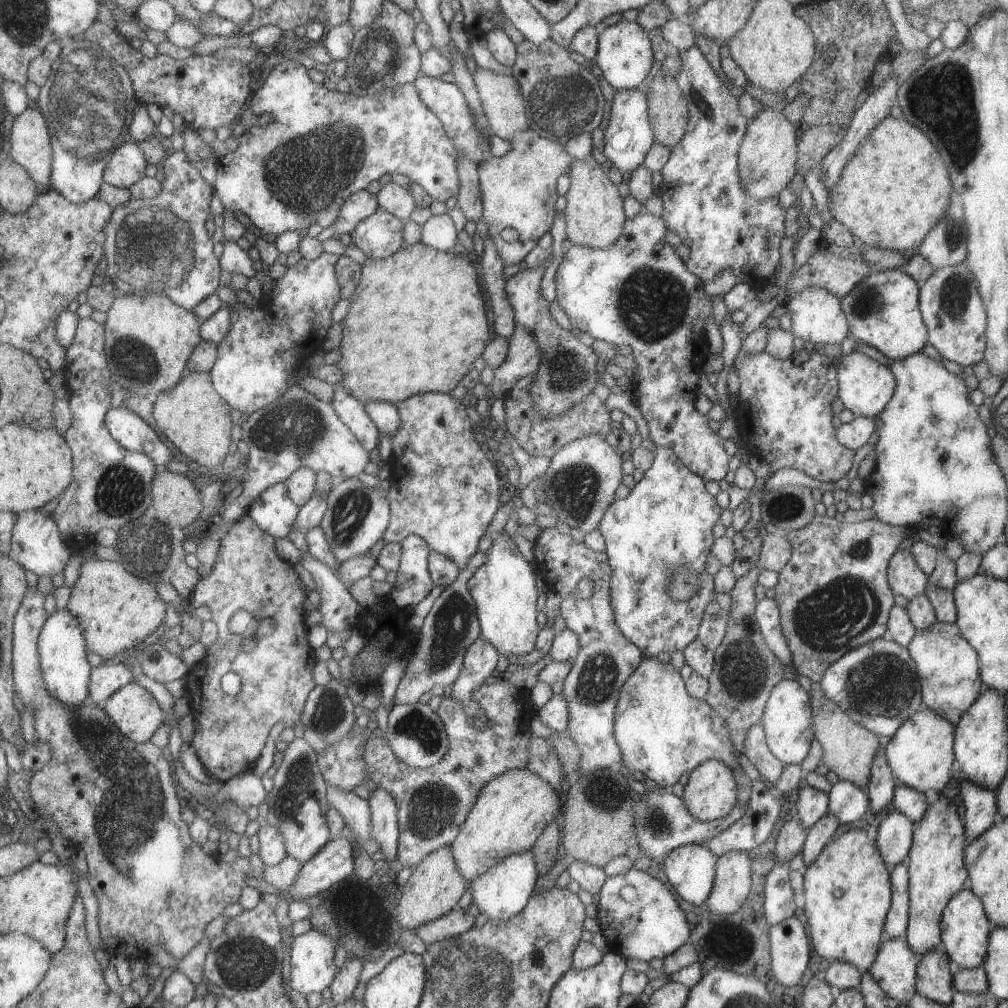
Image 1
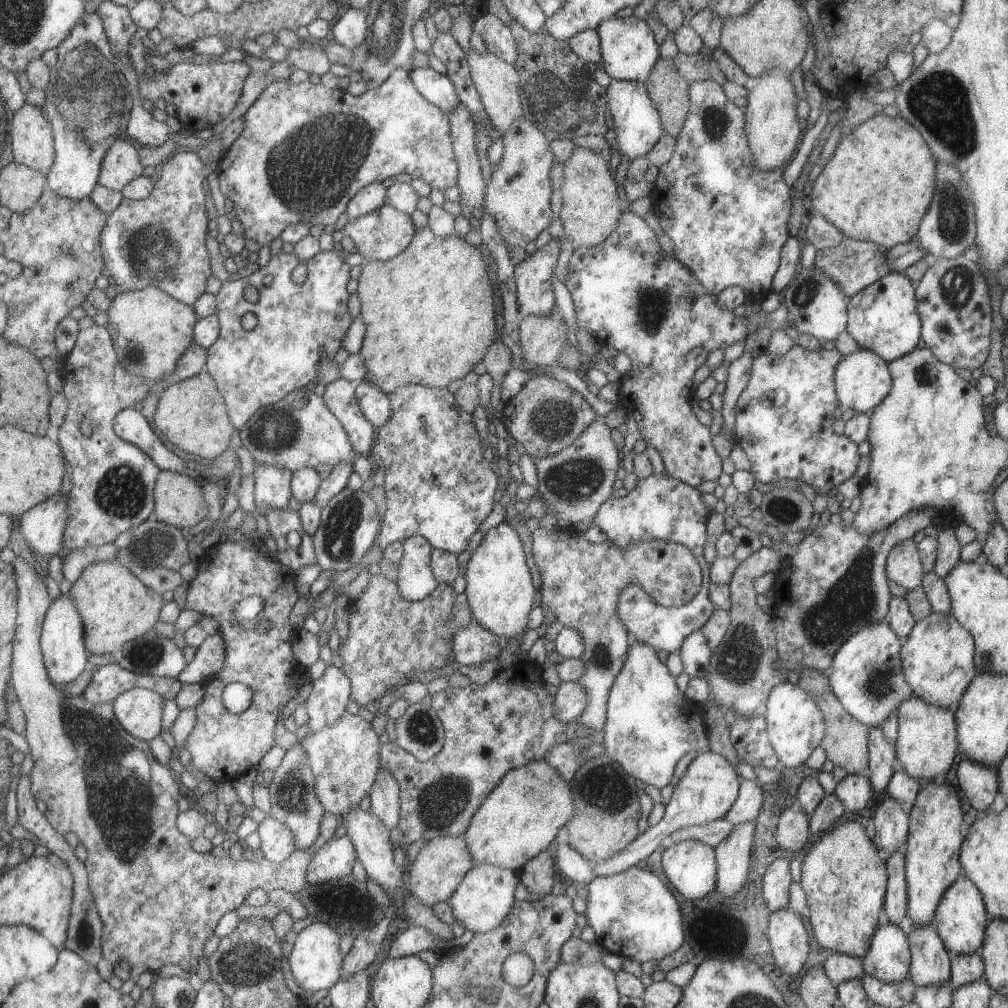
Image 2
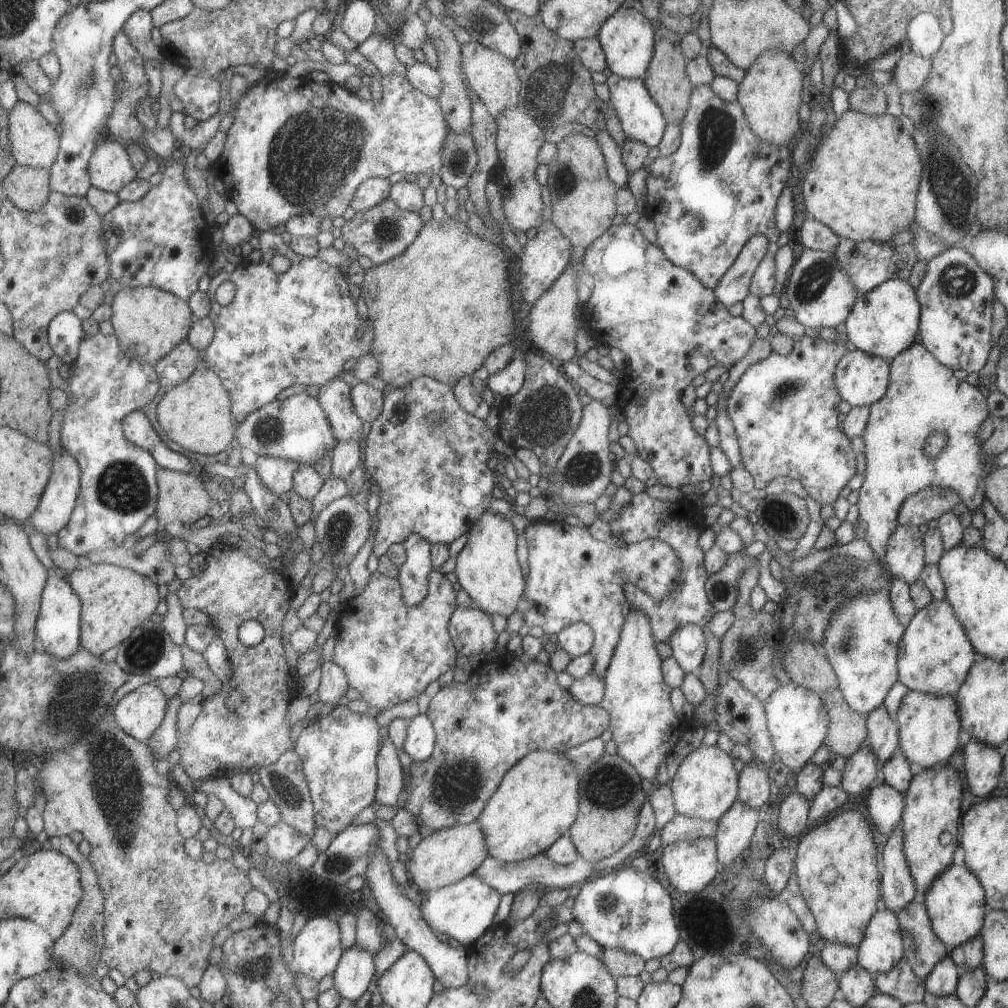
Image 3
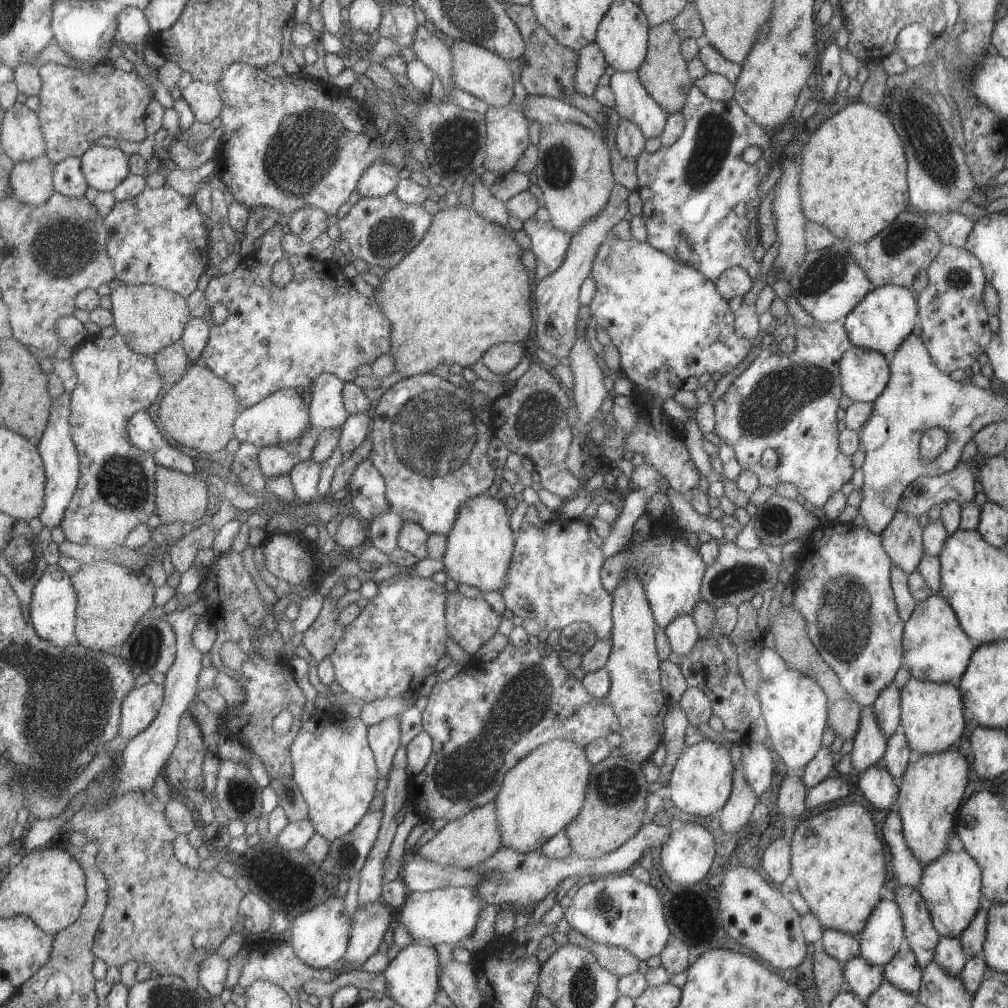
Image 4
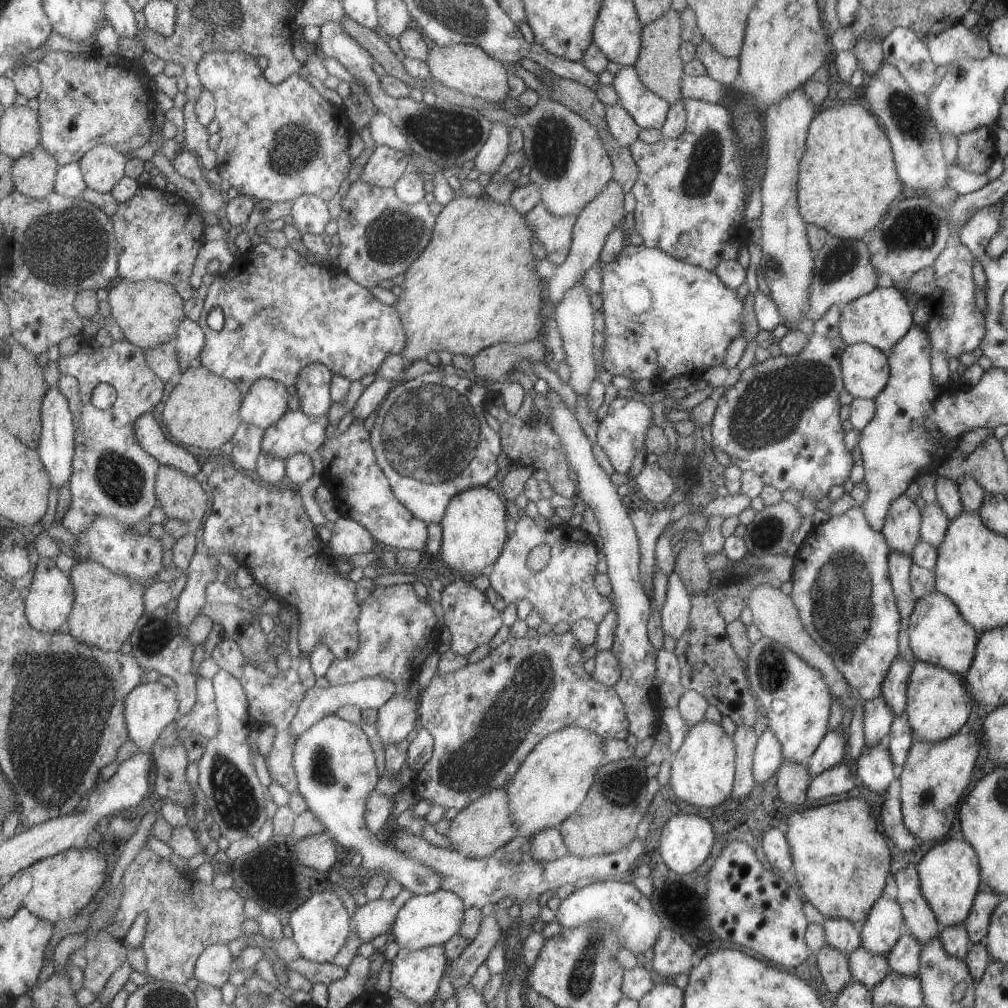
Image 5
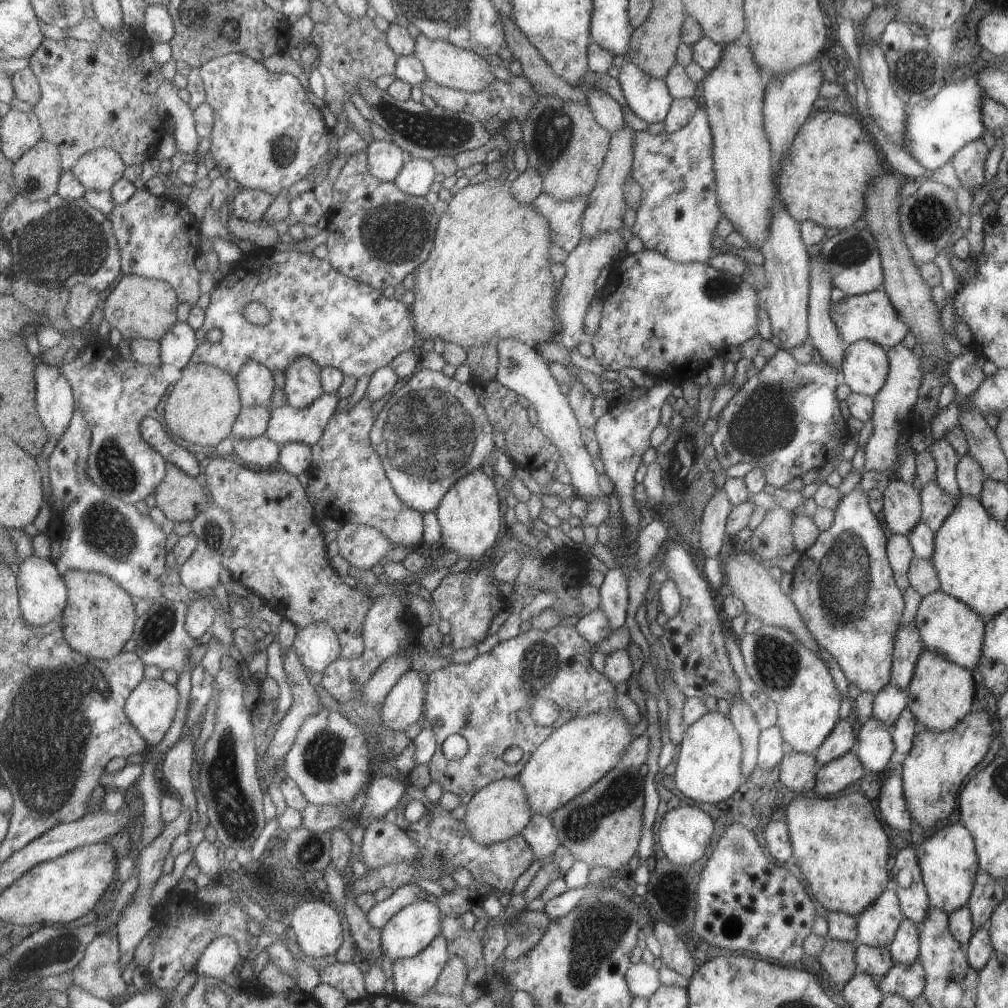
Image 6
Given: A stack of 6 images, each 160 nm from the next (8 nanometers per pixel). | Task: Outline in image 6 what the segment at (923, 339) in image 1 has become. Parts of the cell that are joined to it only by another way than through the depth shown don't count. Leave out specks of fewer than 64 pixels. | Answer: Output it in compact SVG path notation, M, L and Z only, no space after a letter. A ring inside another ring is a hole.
M883 290L845 296L839 302L830 301L829 314L844 344L865 339L886 350L900 343L908 331L906 324L898 317Z

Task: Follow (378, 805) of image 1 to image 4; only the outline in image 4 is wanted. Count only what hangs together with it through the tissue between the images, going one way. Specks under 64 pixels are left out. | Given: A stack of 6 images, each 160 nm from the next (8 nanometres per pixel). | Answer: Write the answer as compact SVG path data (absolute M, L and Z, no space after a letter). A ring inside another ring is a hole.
M389 716L371 725L368 738L374 761L378 763L381 780L386 780L393 755L400 745L400 726L397 716Z

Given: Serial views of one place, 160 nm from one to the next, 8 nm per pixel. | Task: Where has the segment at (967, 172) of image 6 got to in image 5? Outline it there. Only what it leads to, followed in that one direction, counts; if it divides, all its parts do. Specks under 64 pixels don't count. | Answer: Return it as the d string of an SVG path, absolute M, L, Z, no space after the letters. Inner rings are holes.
M981 126L957 137L957 164L964 172L984 174L997 158L989 128Z

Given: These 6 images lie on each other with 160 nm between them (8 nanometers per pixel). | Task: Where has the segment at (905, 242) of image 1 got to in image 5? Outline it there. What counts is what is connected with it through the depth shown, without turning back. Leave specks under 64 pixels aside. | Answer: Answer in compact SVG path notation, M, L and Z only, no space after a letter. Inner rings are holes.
M853 101L837 108L820 109L811 120L798 177L797 207L803 222L815 224L829 236L842 240L861 240L867 230L872 230L882 220L890 203L904 191L893 162L893 150L883 128L869 110Z

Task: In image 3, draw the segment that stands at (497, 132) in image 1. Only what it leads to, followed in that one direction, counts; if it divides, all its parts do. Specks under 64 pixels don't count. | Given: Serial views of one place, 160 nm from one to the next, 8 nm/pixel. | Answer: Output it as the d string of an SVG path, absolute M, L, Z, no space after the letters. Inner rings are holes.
M473 40L460 46L462 71L466 84L495 118L503 109L518 105L521 83L513 61Z

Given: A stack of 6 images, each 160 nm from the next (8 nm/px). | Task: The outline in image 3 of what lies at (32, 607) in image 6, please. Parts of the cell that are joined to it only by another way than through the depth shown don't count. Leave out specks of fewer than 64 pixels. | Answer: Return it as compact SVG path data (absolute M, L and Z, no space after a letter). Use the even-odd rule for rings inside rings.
M58 567L49 569L49 580L42 594L42 612L38 618L40 647L62 659L74 656L82 646L82 598L70 583L70 572Z

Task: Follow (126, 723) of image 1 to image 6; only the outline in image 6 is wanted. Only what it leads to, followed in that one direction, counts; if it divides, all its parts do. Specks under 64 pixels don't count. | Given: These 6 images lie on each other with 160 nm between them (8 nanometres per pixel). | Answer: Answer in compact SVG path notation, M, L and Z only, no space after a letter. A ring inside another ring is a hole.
M145 679L131 693L126 702L127 716L137 727L137 730L147 739L151 748L157 746L169 732L176 719L180 703L180 692L177 684L169 684L162 679Z

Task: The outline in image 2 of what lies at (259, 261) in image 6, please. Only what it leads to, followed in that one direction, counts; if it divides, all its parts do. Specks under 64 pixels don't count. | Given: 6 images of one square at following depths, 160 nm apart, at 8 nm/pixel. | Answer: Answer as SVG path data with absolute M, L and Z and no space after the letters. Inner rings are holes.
M322 251L306 262L308 275L302 284L293 280L293 270L301 260L295 254L279 252L272 256L270 263L243 280L222 282L218 292L218 316L222 333L218 342L209 348L210 358L207 371L218 384L219 391L226 399L228 414L238 430L242 430L259 410L265 406L275 405L291 392L303 389L307 384L322 382L319 376L321 358L333 361L335 354L343 347L349 326L353 324L353 316L349 312L349 290L347 284L351 280L351 266L341 260L338 252ZM251 312L258 319L253 330L243 328L243 316Z

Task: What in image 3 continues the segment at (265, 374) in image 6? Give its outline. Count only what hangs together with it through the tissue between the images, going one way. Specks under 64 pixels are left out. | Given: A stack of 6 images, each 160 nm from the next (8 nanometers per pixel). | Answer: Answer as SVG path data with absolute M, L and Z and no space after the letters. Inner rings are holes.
M306 392L290 393L286 399L279 397L251 413L238 425L237 437L240 446L250 449L259 456L271 455L313 466L327 454L328 450L333 452L339 444L326 410L318 397L311 397Z

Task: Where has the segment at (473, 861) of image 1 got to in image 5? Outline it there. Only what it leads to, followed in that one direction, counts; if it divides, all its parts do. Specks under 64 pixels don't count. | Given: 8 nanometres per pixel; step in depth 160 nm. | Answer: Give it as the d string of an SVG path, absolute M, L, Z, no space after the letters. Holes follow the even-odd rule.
M567 727L543 738L505 784L507 808L518 837L531 838L539 830L557 827L583 802L603 765L603 740L583 728Z

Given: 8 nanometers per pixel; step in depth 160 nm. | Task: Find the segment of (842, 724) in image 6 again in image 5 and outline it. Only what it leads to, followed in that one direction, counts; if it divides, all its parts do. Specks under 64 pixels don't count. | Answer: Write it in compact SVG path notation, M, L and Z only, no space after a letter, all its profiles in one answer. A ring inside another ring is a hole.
M836 730L828 731L807 762L806 770L809 776L813 778L837 766L843 760L845 752L847 752L846 743L842 734Z

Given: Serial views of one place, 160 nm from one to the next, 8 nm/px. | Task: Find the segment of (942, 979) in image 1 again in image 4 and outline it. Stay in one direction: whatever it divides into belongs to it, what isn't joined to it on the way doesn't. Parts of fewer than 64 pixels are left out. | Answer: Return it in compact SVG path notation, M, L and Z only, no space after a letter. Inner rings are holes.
M897 886L894 889L895 904L899 907L904 928L904 942L912 950L922 969L934 958L934 948L940 934L933 928L930 912L918 889Z

